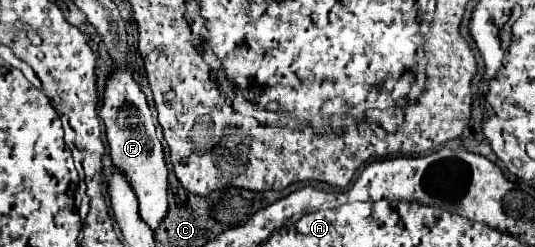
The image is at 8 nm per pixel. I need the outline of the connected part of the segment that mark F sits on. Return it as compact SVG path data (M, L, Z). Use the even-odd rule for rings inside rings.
M112 64L110 74L104 84L100 118L106 124L106 138L110 144L112 162L128 176L134 186L134 194L140 202L140 216L142 220L156 230L160 220L168 212L168 170L162 156L162 144L156 138L156 126L152 120L150 106L146 102L144 92L140 90L138 82L132 78L130 70L122 70L118 64Z

